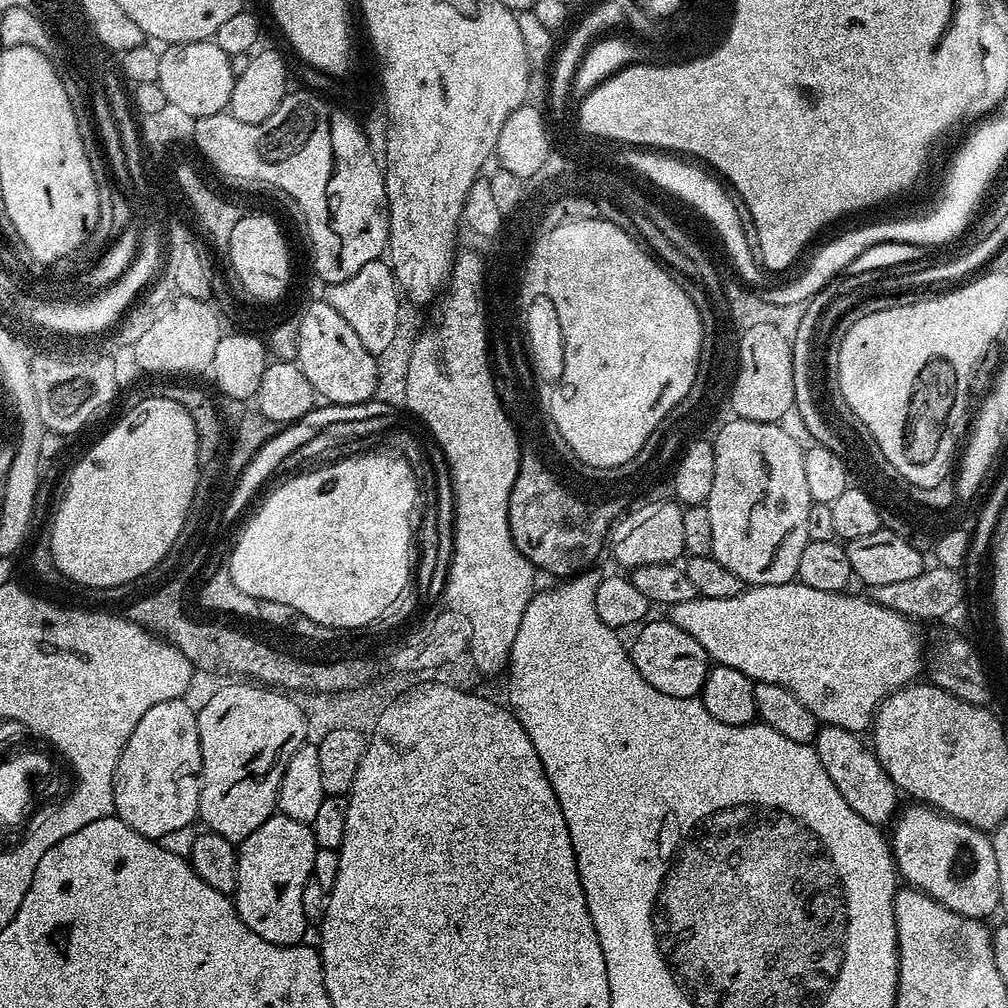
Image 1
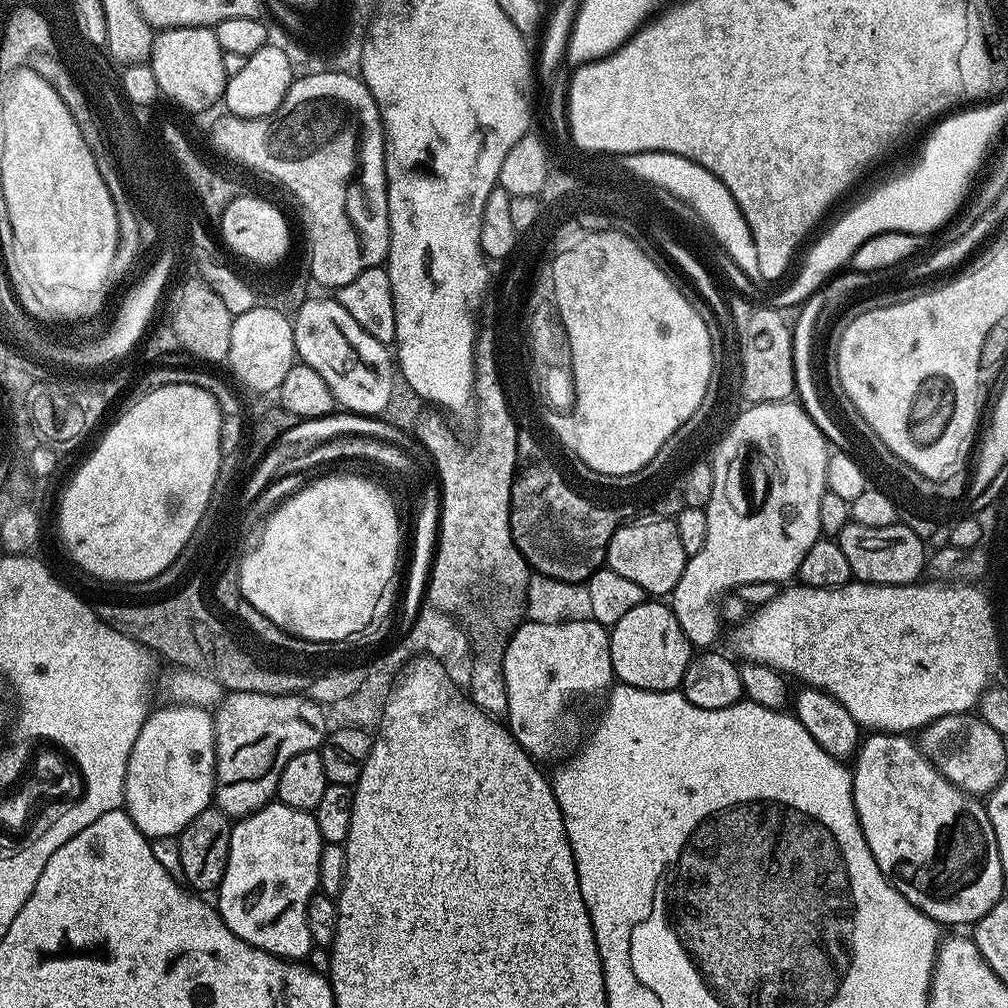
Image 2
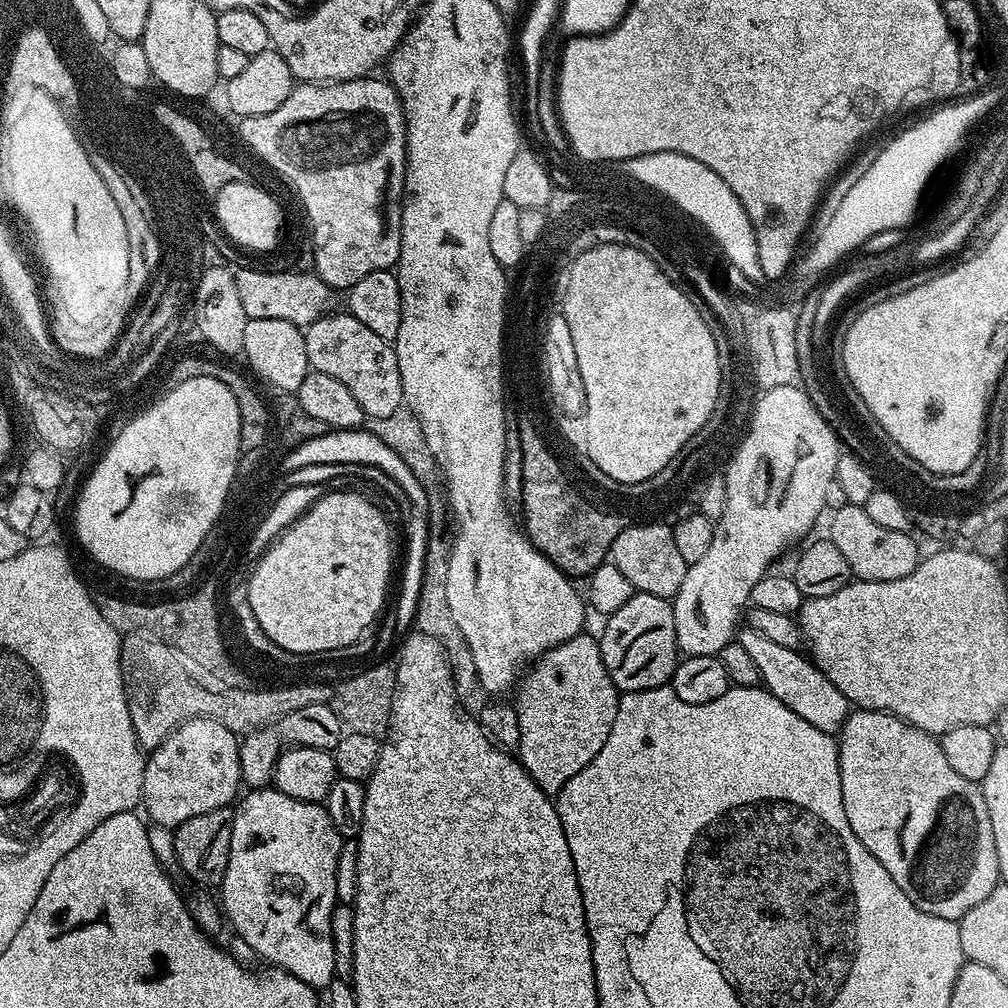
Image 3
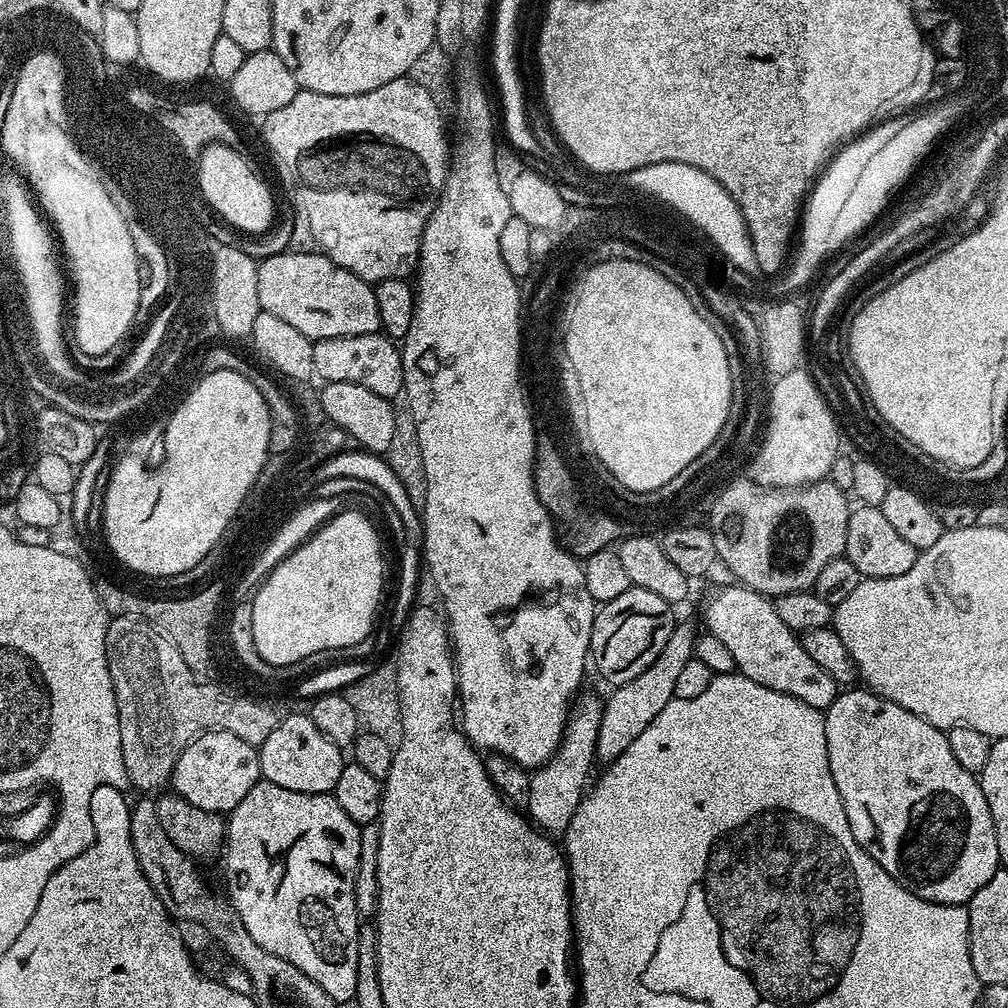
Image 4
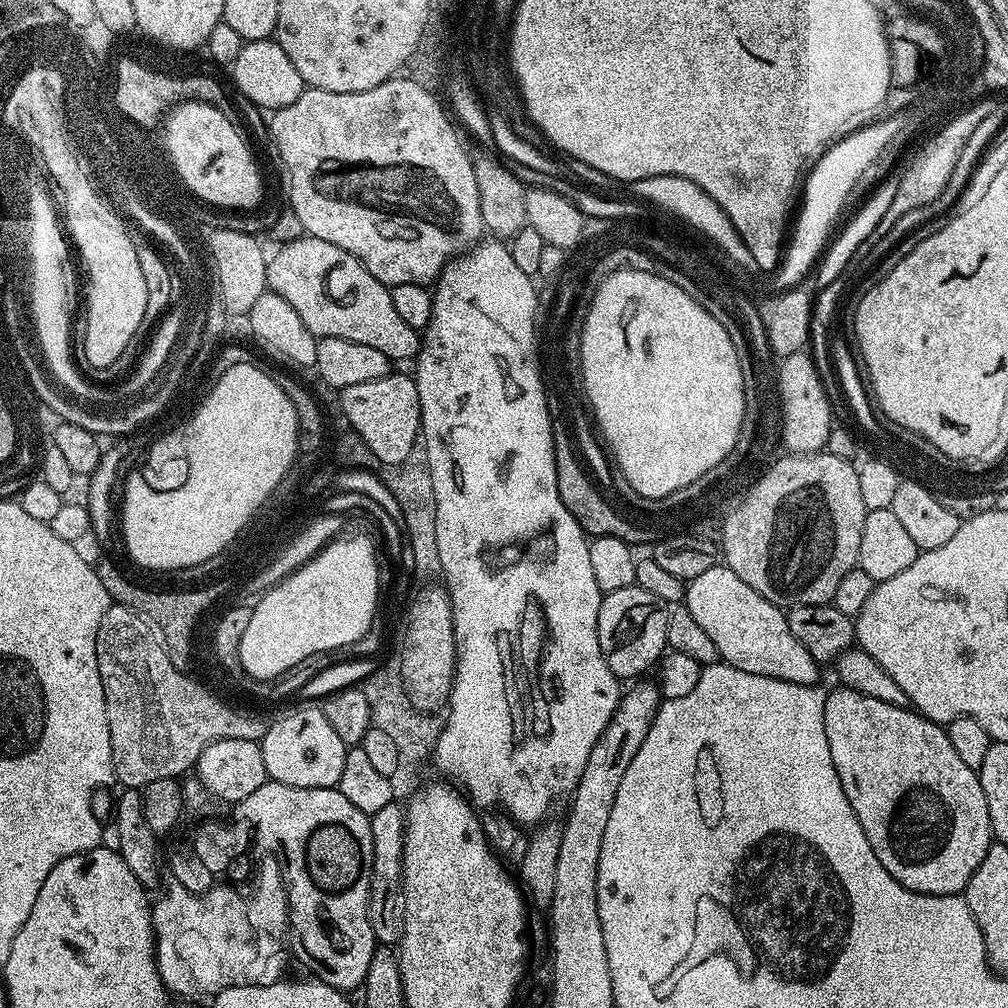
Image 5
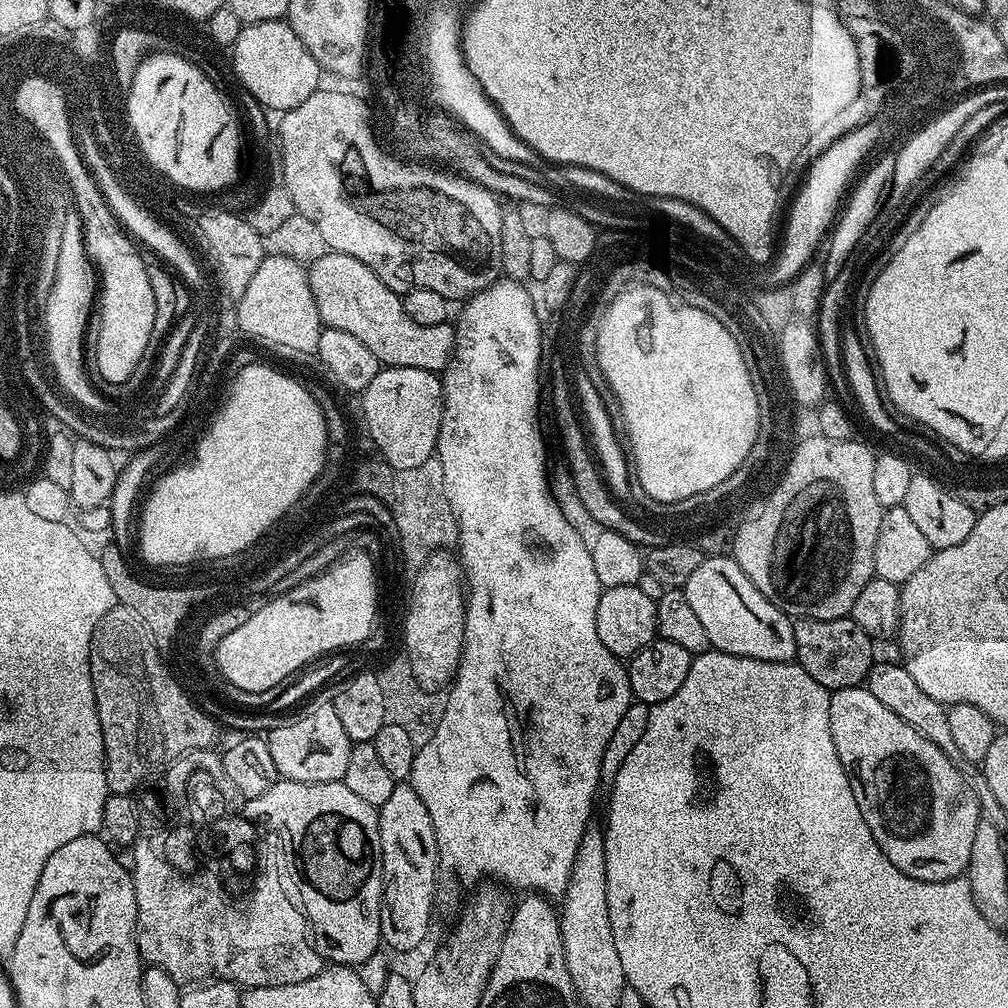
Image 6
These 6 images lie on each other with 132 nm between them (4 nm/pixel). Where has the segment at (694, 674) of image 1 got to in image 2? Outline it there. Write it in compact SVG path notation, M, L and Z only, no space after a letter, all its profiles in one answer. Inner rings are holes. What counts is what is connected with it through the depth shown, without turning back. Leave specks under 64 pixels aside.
M656 598L645 599L644 603L634 606L623 618L610 628L610 662L615 679L651 692L674 692L684 683L684 675L694 655L694 646L686 638L684 625L678 622L671 607Z

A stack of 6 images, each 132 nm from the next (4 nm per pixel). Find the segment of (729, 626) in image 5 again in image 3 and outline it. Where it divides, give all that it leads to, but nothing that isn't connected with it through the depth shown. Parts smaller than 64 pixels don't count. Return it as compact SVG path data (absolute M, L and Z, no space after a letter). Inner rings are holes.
M749 627L739 633L738 642L744 647L746 654L754 658L754 666L758 666L763 687L767 688L770 694L774 694L778 702L790 706L790 710L794 710L798 718L806 718L810 726L818 726L818 730L823 732L839 733L848 721L848 699L844 697L842 690L838 690L838 686L834 686L834 682L830 682L826 674L822 674L822 670L816 668L803 651L780 646Z

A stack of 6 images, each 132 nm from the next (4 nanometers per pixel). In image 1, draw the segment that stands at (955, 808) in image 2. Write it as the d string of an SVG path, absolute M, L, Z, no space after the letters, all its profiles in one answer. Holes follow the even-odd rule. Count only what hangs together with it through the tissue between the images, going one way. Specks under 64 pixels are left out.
M926 804L909 805L897 815L890 832L892 858L903 883L925 892L959 916L988 918L992 911L995 913L1000 906L1000 891L991 835Z

